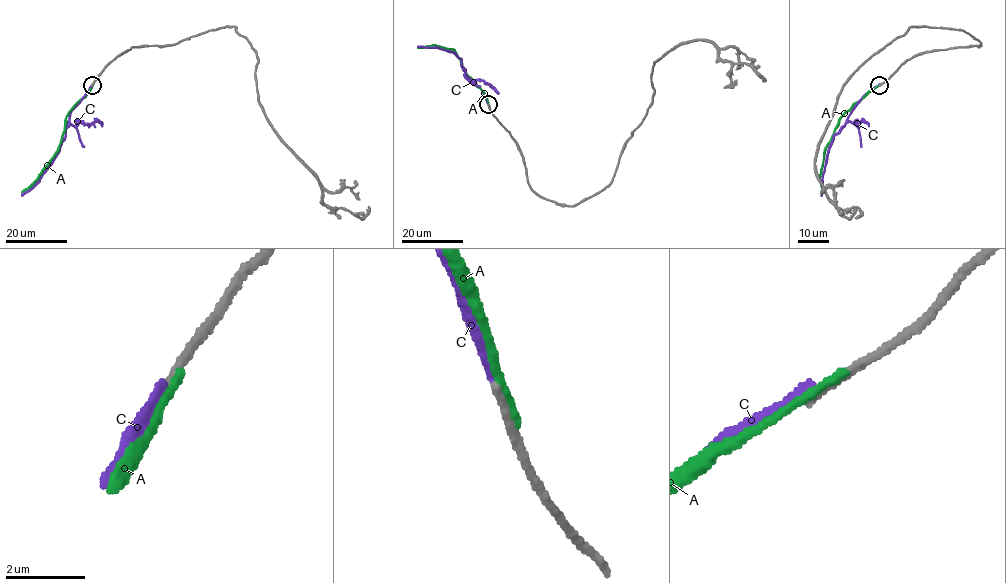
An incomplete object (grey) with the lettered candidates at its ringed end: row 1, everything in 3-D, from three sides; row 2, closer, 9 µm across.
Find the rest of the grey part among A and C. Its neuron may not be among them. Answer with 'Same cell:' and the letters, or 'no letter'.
Same cell: no letter

